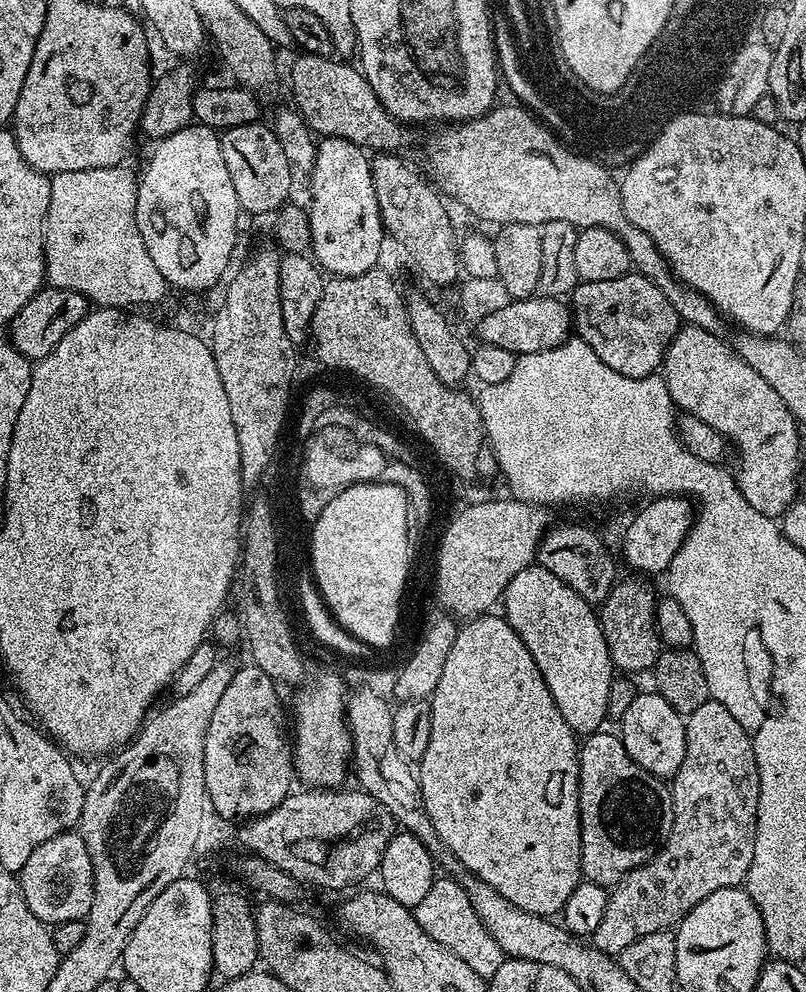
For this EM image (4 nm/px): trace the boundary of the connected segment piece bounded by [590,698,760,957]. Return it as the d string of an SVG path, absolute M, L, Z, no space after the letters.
M709 698L686 718L686 756L678 774L672 777L672 829L659 852L642 866L630 870L609 891L606 914L602 914L602 926L592 933L590 943L602 950L602 954L619 957L630 942L638 942L646 934L675 929L690 909L698 906L702 898L714 894L714 890L738 888L747 881L748 871L754 862L754 838L758 814L758 762L754 758L754 746L748 732L738 726L738 718L722 706L722 702Z

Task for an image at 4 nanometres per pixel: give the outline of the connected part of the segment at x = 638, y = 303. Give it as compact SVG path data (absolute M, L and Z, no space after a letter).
M639 274L619 276L618 278L610 278L602 282L581 280L577 284L576 289L572 291L570 307L572 310L572 323L574 325L575 335L579 339L584 340L586 346L590 346L590 350L594 350L594 354L598 354L598 358L602 358L602 362L606 362L606 366L610 366L610 370L618 370L618 374L626 374L626 378L646 378L647 376L653 375L663 365L664 355L668 353L668 347L682 327L681 318L674 310L674 306L670 306L670 302L666 302L666 294L662 294L662 290L658 290L658 286L654 286L654 282L650 282L646 277Z

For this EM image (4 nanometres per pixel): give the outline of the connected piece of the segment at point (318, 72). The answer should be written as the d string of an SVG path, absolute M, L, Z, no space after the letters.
M332 56L297 57L292 64L294 108L317 137L342 138L376 154L399 149L402 125L384 109L359 67L351 68L348 62Z

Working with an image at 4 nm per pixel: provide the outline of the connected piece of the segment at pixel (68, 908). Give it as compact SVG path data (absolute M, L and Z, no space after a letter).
M69 830L50 838L50 842L42 842L42 846L26 858L26 866L22 866L18 879L30 914L42 923L55 926L87 917L92 905L94 882L90 854L79 831Z

